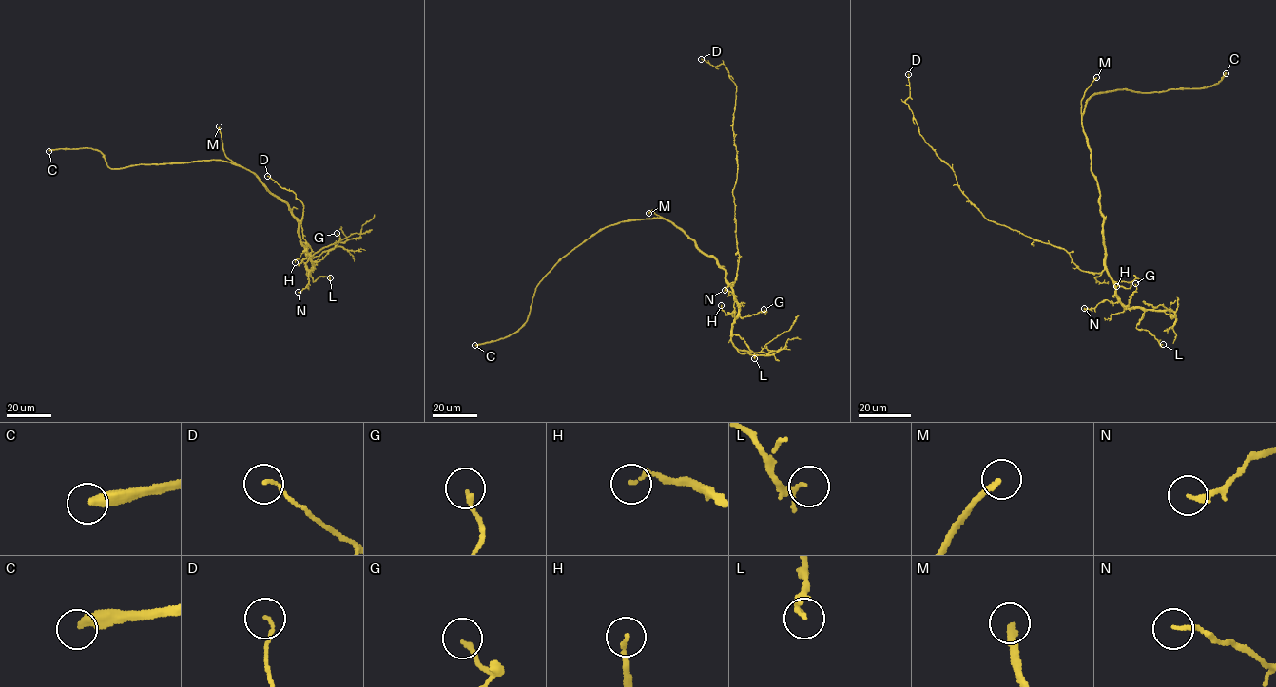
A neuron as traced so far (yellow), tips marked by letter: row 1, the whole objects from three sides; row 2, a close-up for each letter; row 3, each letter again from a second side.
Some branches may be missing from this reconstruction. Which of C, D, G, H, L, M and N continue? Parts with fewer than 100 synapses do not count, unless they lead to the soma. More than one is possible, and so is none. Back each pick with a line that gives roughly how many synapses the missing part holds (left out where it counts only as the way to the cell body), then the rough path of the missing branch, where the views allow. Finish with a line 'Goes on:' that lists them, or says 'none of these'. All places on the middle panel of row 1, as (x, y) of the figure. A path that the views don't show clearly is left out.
C: Roughly 250 synapses
M: Course of what is missing: (648, 213), (642, 223), (644, 233), (661, 255), (662, 270), (666, 277), (660, 282), (668, 292)
Goes on: C, M

